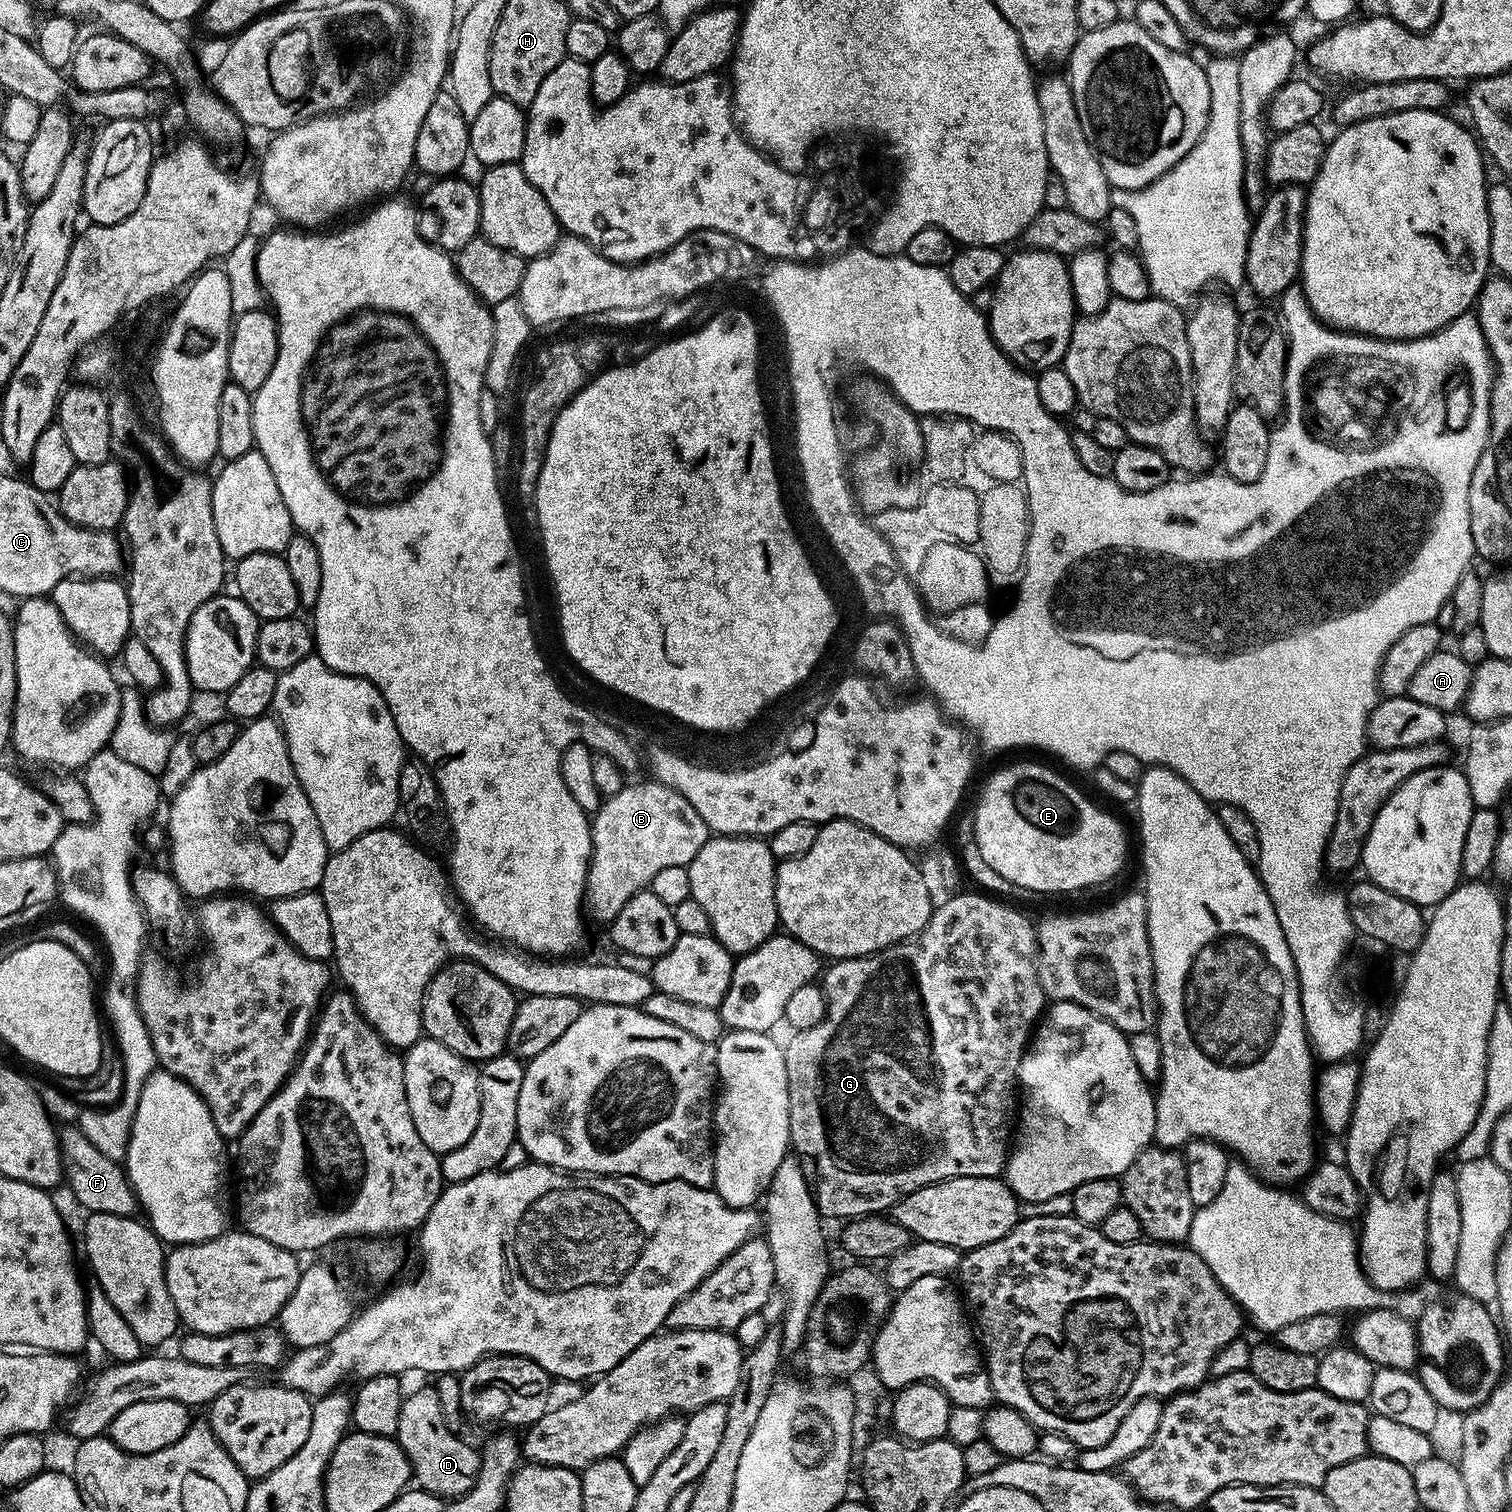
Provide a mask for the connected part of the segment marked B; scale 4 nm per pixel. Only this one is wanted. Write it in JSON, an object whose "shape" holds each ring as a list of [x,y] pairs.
{"shape":[[[651,782],[652,784],[632,784],[622,787],[613,796],[607,797],[601,803],[600,809],[591,817],[590,823],[592,825],[592,856],[588,860],[588,882],[586,885],[586,908],[596,920],[604,920],[604,922],[611,922],[612,919],[618,914],[618,910],[622,910],[622,906],[634,894],[645,891],[651,885],[654,874],[658,874],[661,870],[666,870],[666,866],[682,866],[688,867],[698,854],[698,850],[702,850],[702,846],[710,838],[710,833],[706,822],[702,822],[702,818],[698,818],[698,814],[694,810],[694,806],[690,806],[690,802],[686,802],[686,798],[682,798],[682,794],[678,794],[672,788],[667,788],[665,784],[659,782]]]}

